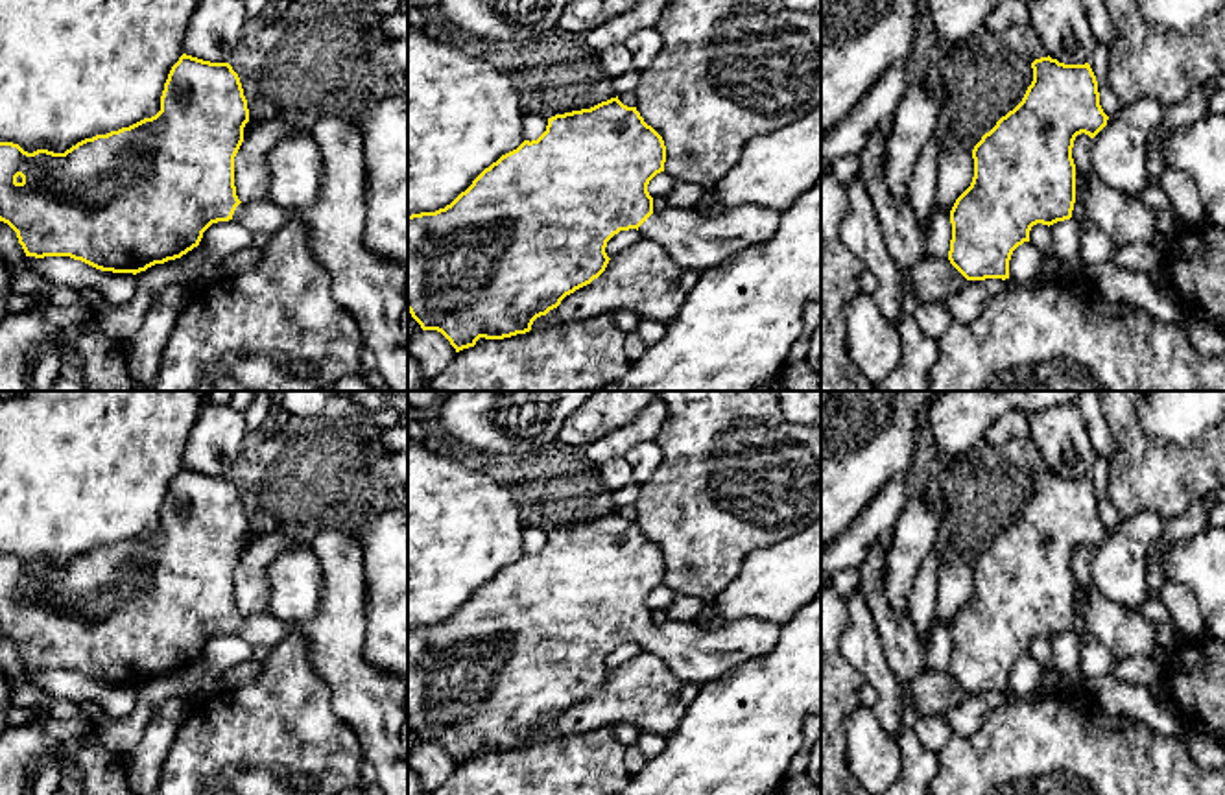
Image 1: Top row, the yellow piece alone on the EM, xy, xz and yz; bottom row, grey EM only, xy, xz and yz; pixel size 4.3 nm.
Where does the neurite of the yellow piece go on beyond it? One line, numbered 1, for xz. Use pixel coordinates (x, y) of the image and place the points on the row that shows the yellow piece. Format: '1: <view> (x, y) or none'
1: xz (692, 240)

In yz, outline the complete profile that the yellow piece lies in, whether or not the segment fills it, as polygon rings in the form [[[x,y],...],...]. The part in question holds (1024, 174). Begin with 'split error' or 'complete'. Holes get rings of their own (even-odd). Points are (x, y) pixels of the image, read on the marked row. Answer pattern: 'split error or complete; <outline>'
complete; [[[1048,55],[1035,59],[1031,68],[1033,81],[1022,101],[1002,116],[974,146],[972,183],[950,210],[952,240],[948,260],[967,280],[1009,279],[1011,255],[1018,245],[1029,242],[1033,225],[1042,223],[1050,227],[1072,218],[1076,203],[1074,140],[1081,133],[1094,138],[1109,120],[1100,105],[1098,81],[1088,63],[1064,65]]]

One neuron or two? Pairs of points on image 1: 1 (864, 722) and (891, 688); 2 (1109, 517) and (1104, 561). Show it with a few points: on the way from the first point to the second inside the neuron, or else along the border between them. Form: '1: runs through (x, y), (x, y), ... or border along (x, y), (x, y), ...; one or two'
1: border along (873, 709), (880, 727), (895, 740); two
2: border along (1124, 519), (1109, 532); two

